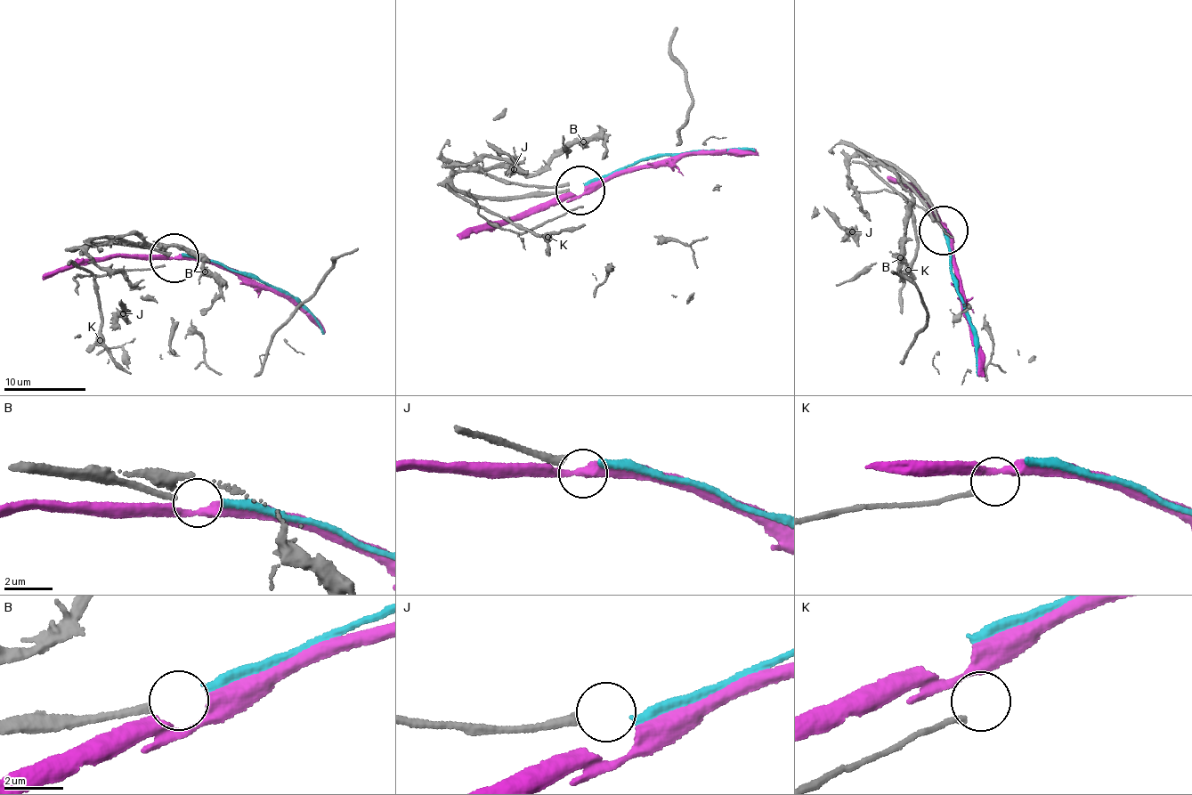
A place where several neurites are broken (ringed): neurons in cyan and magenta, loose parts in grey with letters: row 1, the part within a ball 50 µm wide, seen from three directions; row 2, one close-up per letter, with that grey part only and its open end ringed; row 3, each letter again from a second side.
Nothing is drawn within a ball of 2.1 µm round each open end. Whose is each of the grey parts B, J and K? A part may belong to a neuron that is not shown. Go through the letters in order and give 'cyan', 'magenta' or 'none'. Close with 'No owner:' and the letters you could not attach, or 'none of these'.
B: cyan
J: none
K: none
No owner: J, K

